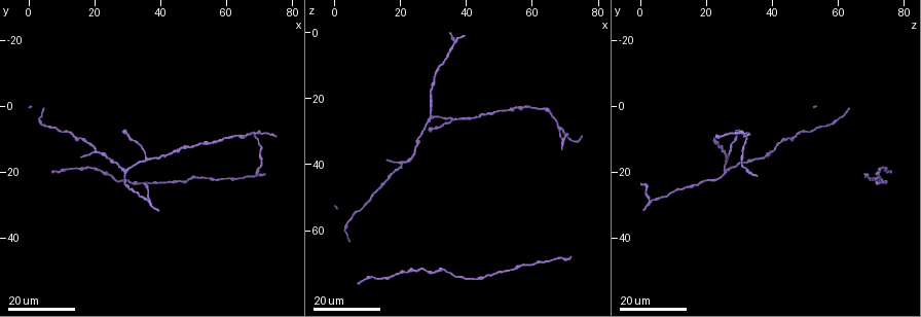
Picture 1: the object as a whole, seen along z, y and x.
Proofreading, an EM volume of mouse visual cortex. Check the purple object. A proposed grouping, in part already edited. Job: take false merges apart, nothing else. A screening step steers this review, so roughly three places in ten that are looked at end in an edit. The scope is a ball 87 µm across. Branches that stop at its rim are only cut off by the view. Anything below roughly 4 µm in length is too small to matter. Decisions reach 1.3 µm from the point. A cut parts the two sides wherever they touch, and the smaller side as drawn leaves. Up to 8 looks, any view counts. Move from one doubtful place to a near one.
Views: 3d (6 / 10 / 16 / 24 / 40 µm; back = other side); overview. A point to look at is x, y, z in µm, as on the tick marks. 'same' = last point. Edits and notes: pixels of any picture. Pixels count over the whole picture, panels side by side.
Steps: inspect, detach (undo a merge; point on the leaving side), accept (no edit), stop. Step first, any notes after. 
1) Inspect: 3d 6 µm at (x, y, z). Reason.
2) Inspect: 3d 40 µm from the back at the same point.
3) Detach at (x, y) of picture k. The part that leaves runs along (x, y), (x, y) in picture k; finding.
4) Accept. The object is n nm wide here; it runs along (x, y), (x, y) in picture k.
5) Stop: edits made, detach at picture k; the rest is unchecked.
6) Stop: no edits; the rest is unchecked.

Inspect: 3d 24 µm at (36.5, 15.5, 27.0). Three-way junction.

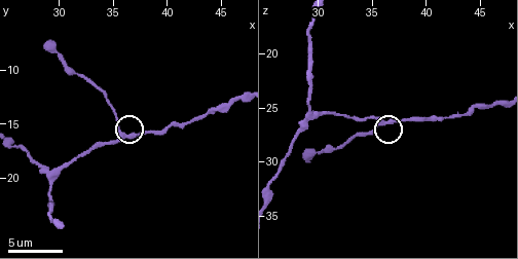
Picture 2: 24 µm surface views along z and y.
Inspect: 3d 10 µm at (35.8, 15.8, 26.6).

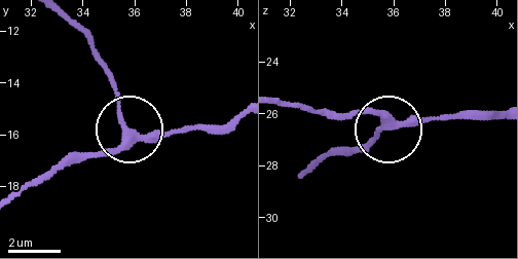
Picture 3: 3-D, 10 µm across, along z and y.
Accept. The side arm is 13 µm long; it runs along (17, 194), (70, 162), (117, 147), (125, 121), (110, 70) in picture 3; all the same neuron.

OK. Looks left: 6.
Inspect: 3d 10 µm at (29.2, 20.0, 25.6).

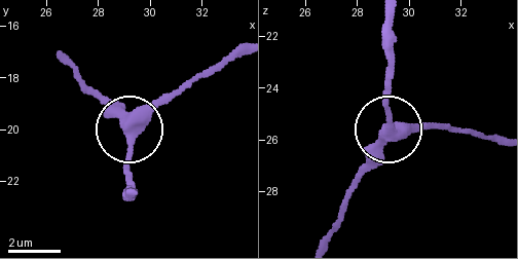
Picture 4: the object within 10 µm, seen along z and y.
Accept. 3 arms meet here; it runs along (319, 242), (345, 209), (366, 155), (387, 126), (387, 84) in picture 4; one neuron here.

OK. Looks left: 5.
Inspect: 3d 24 µm at (68.5, 8.0, 29.0). Three-way junction.

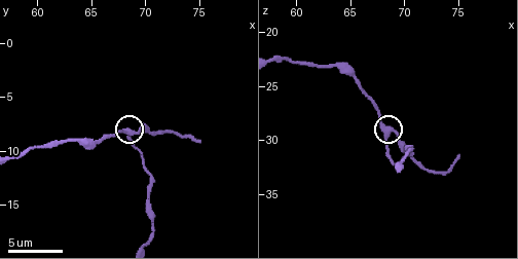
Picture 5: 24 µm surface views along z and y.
Inspect: 3d 10 µm at (68.6, 8.4, 29.0).

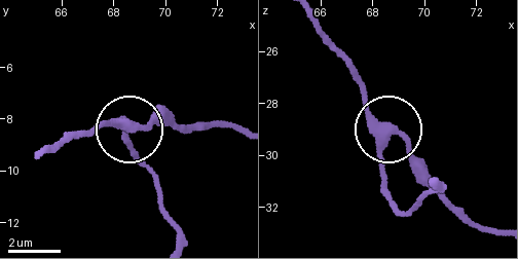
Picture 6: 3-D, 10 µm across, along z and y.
Accept. The object is 310 nm wide here; all the same neuron.

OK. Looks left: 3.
Inspect: 3d 16 µm at (24.0, 20.5, 71.5). Thick turns thin.

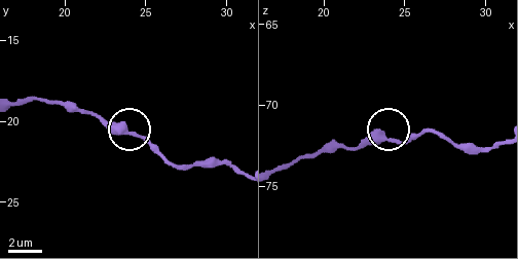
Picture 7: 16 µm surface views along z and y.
Inspect: 3d 6 µm at (24.0, 20.7, 72.2).

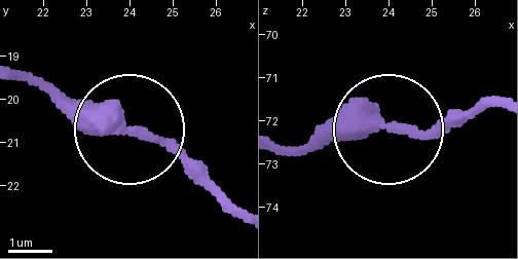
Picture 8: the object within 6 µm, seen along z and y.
Inspect: 3d 6 µm from the back at (24.05, 20.70, 72.10).

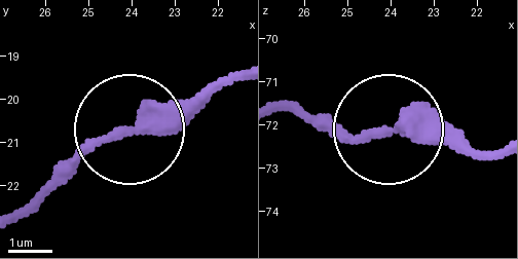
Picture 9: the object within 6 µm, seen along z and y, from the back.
Accept. All the same neuron.

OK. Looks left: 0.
Stop: no edits; the rest is unchecked.

